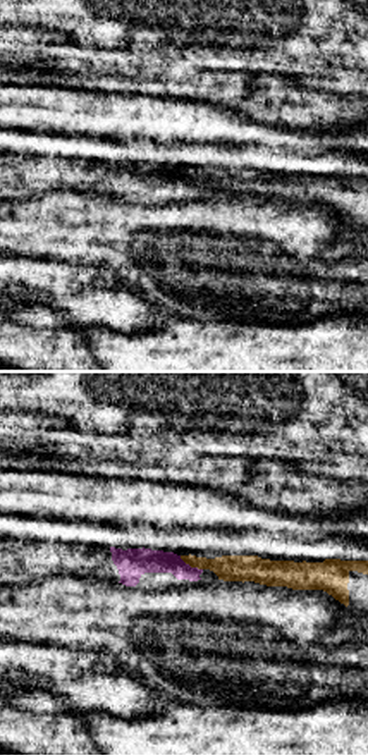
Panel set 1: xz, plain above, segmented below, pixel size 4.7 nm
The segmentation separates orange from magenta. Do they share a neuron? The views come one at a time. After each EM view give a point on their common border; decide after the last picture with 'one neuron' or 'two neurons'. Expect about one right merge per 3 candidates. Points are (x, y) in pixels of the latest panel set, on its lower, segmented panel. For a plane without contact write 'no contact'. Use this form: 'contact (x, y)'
contact (191, 566)

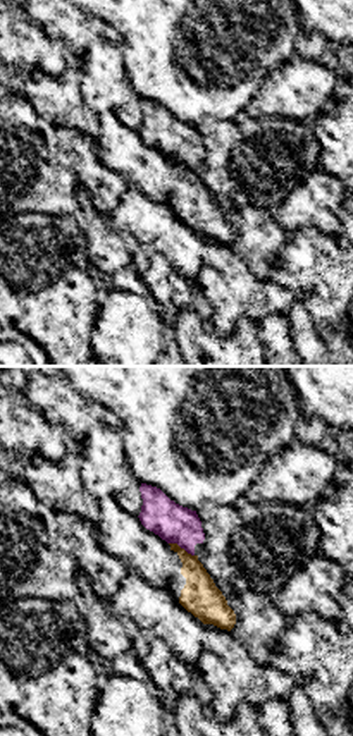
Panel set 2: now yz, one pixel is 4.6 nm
contact (179, 547)

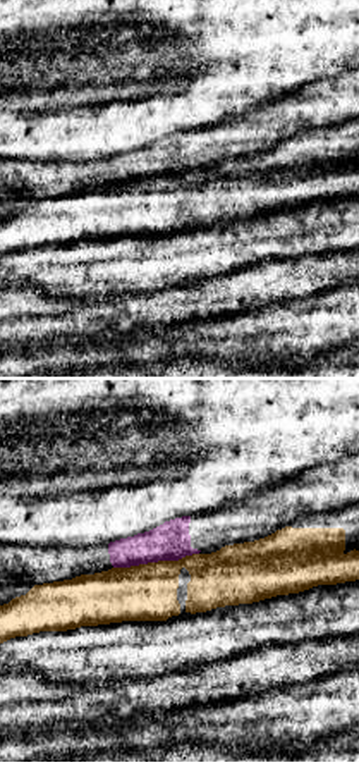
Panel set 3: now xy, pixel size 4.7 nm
contact (155, 563)

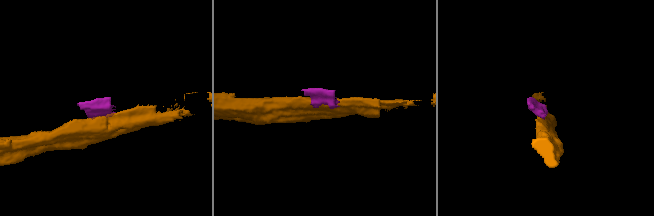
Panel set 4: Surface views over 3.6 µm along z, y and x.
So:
two neurons

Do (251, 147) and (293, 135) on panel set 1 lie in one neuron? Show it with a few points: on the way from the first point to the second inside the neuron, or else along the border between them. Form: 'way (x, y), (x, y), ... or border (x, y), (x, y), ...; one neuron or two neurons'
way (262, 147), (282, 145); one neuron

